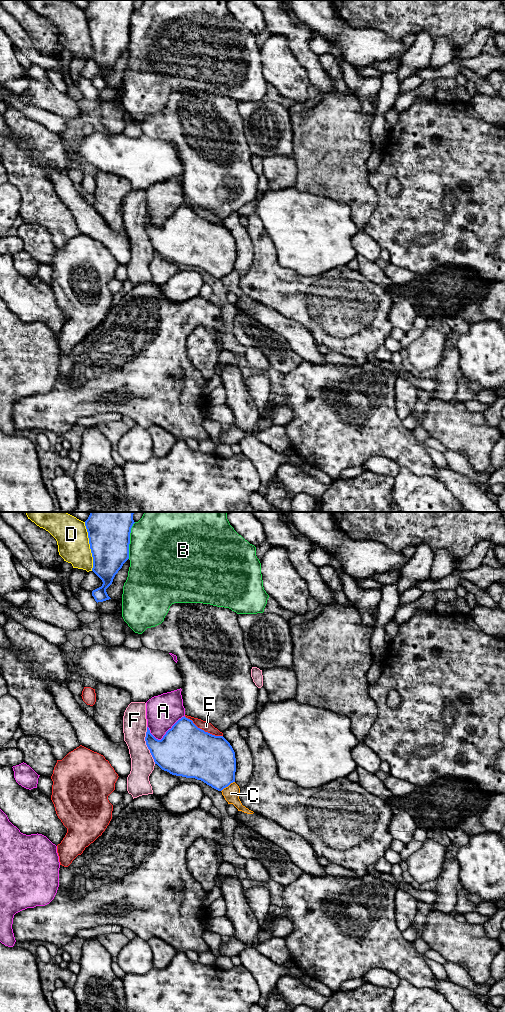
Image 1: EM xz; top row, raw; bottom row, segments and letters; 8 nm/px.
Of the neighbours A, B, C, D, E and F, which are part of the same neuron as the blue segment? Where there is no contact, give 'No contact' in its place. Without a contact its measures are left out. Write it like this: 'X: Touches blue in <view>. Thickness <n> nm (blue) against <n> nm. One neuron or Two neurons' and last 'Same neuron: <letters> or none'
A: Touches blue in xz. Thickness 420 nm (blue) against 280 nm. Two neurons
B: Touches blue in xz. Thickness 360 nm (blue) against 500 nm. Two neurons
C: Touches blue in xz. Thickness 380 nm (blue) against 130 nm. Two neurons
D: Touches blue in xz. Thickness 360 nm (blue) against 260 nm. Two neurons
E: Touches blue in xz. Thickness 420 nm (blue) against 80 nm. Two neurons
F: Touches blue in xz. Thickness 320 nm (blue) against 190 nm. Two neurons
Same neuron: none

